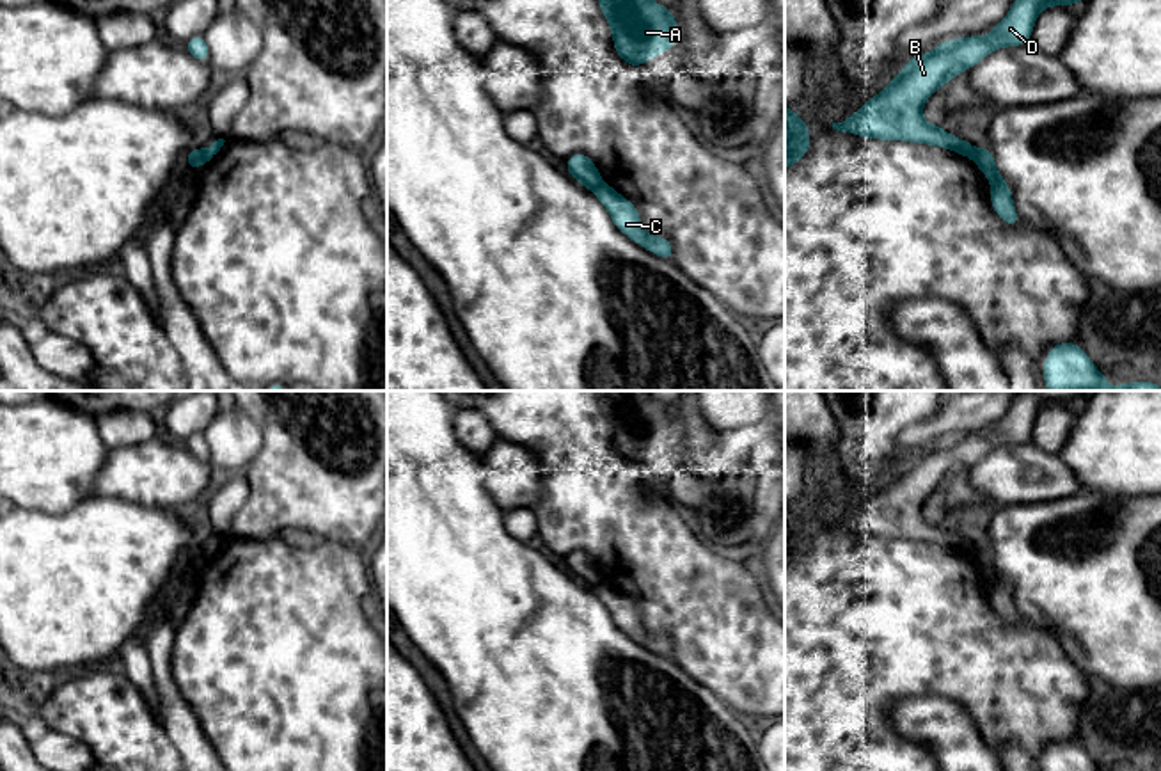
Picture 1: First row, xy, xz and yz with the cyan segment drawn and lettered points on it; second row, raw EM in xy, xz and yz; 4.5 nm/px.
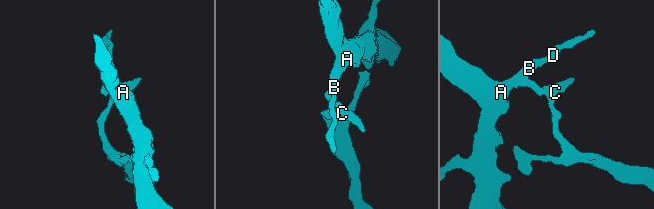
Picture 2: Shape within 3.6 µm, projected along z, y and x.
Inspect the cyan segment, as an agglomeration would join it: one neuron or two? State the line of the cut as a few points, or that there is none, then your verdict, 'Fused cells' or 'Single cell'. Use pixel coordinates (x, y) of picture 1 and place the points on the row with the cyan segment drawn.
Split along xy (203, 150), (197, 164). Fused cells

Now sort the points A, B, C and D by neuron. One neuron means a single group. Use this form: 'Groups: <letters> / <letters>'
Groups: A B D / C

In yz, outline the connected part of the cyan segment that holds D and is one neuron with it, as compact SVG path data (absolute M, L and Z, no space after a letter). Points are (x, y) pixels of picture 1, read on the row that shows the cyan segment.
M1015 0L987 37L946 39L932 52L912 57L882 92L872 96L859 112L850 114L843 123L831 126L836 131L856 133L865 139L939 146L976 160L976 147L968 140L923 119L923 105L939 87L948 85L955 75L971 69L991 52L1030 43L1042 9L1078 5L1079 2L1083 0Z

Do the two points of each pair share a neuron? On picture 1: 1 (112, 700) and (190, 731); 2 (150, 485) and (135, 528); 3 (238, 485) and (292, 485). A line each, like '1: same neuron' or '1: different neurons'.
1: different neurons
2: different neurons
3: different neurons

